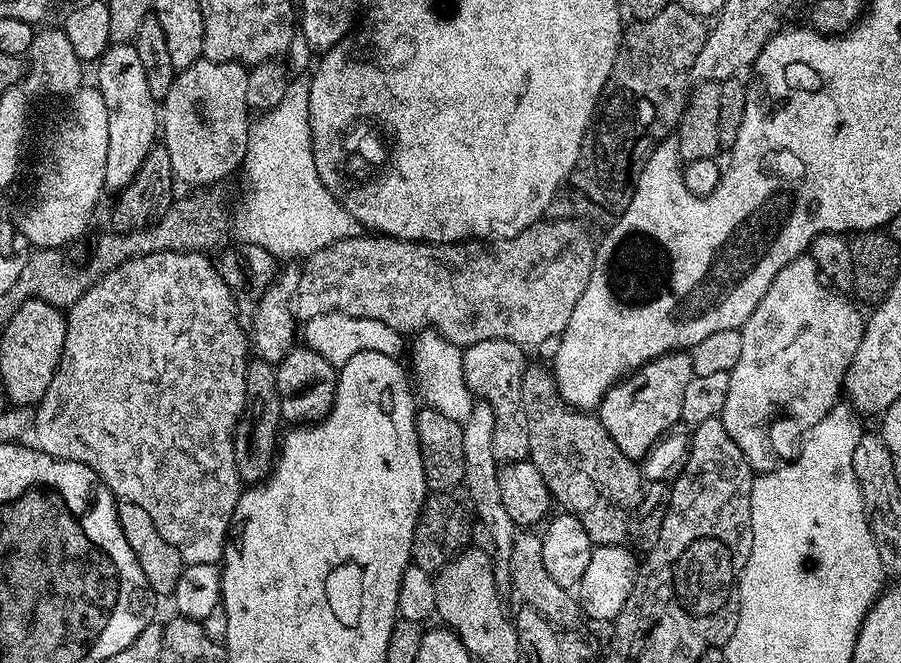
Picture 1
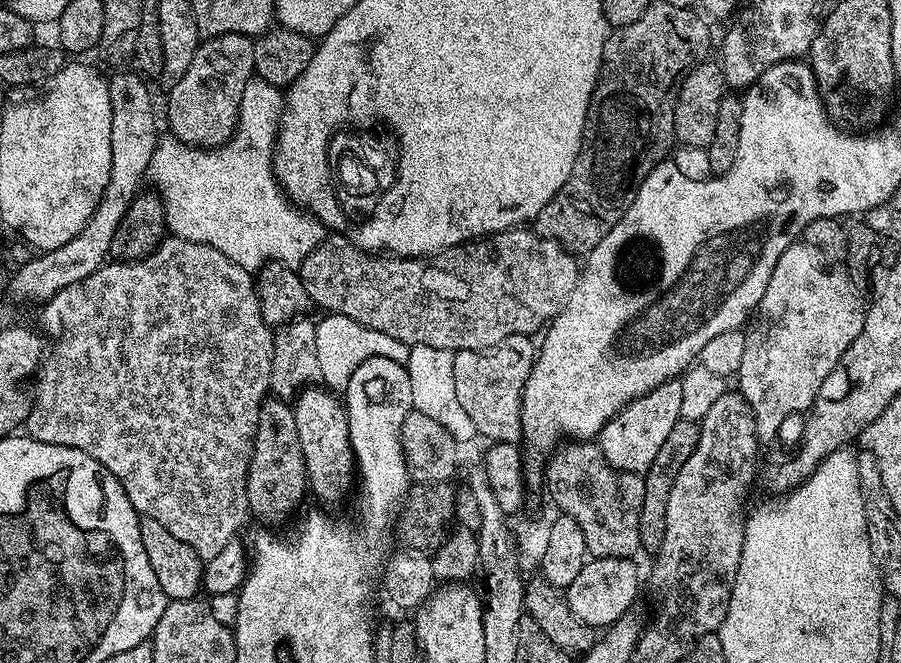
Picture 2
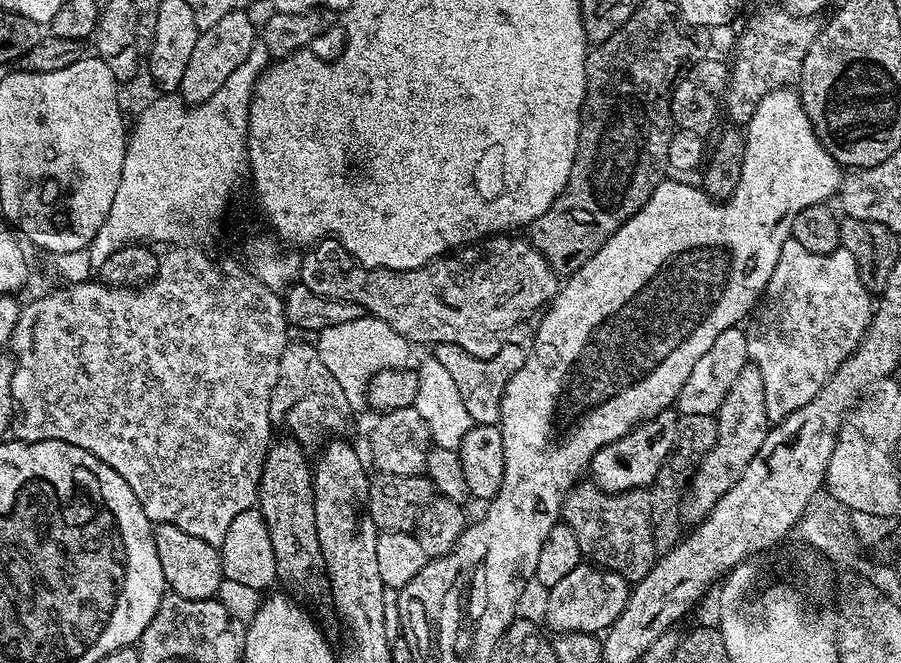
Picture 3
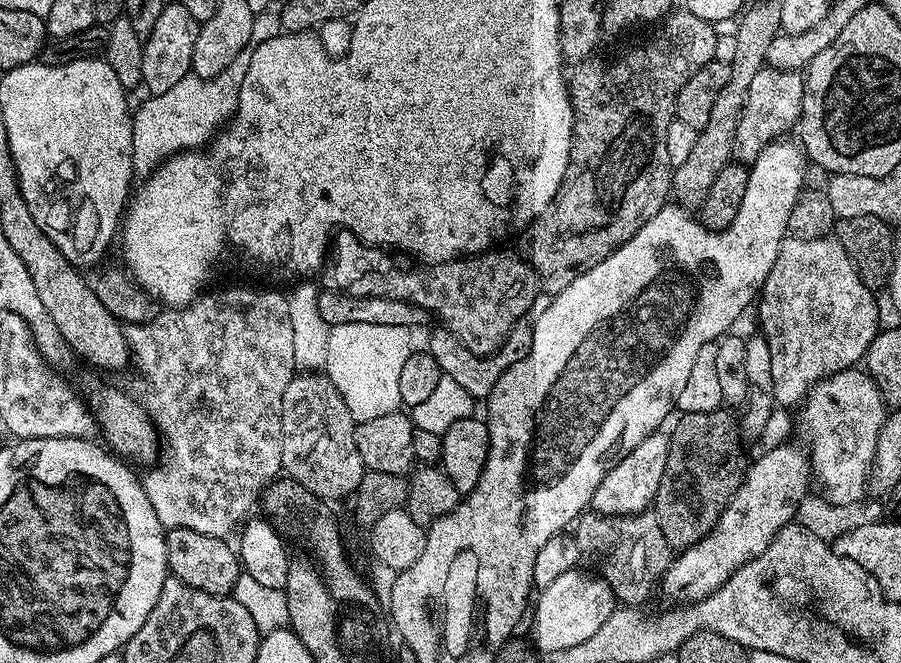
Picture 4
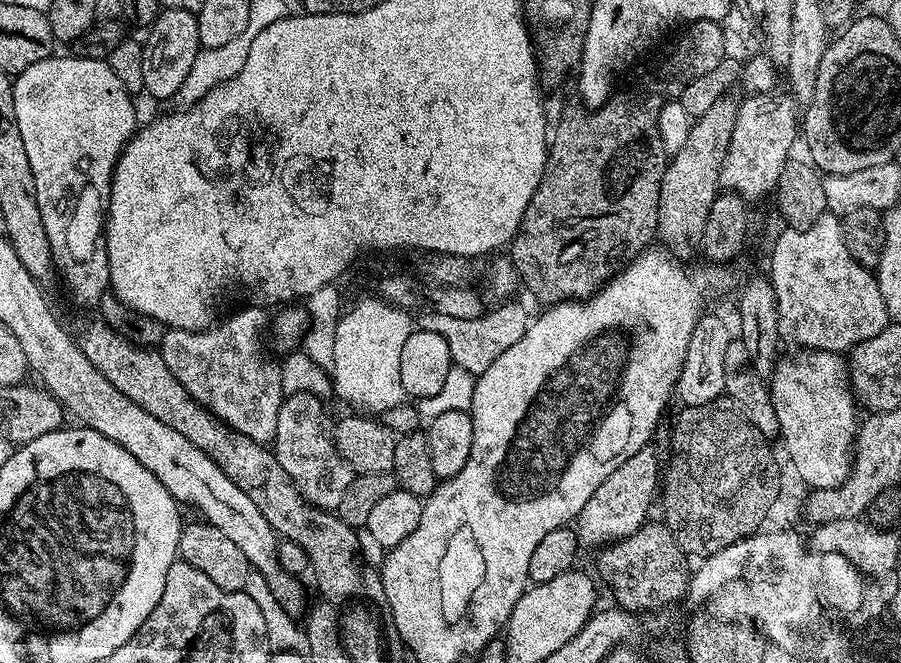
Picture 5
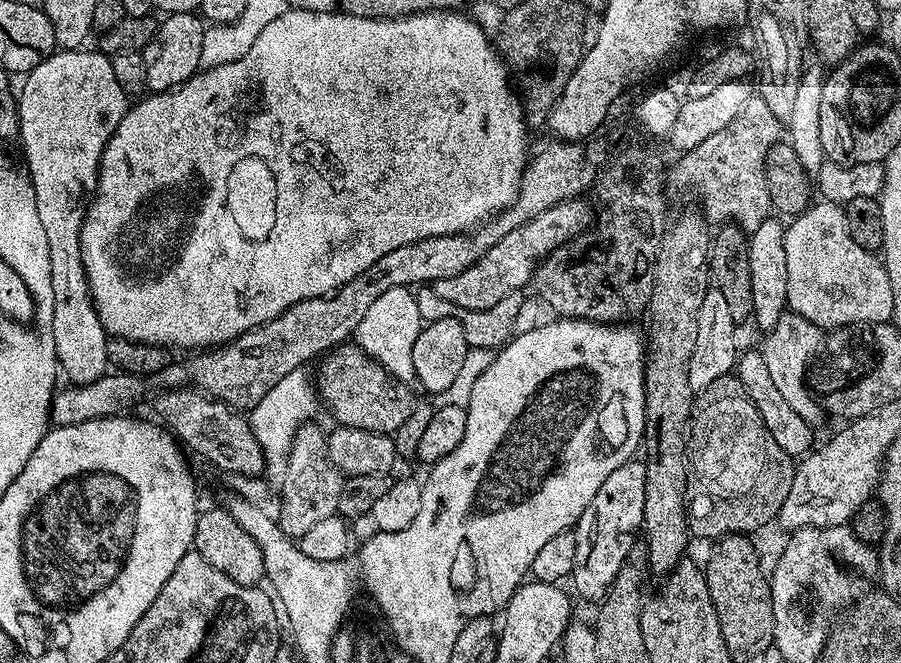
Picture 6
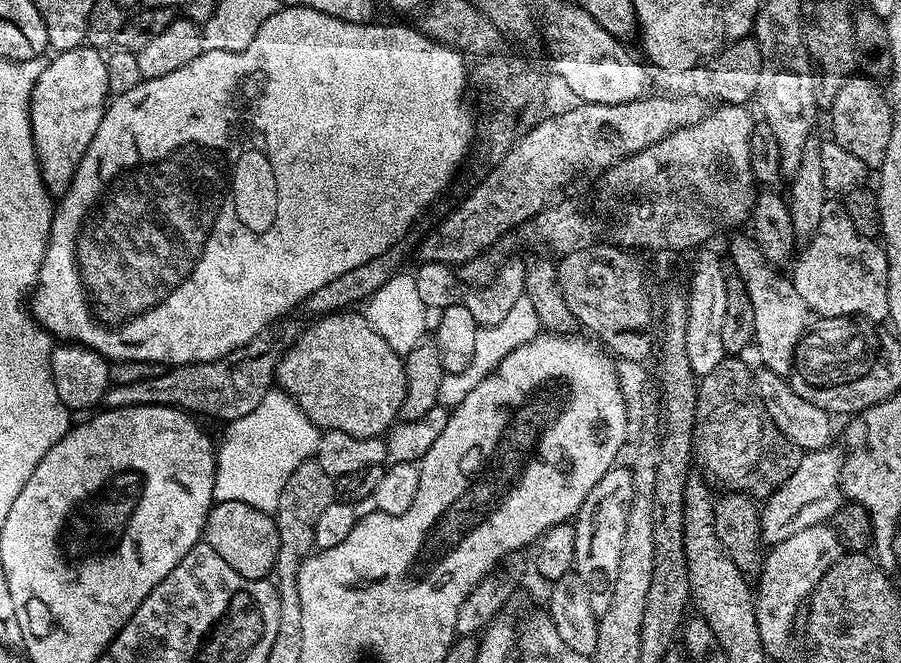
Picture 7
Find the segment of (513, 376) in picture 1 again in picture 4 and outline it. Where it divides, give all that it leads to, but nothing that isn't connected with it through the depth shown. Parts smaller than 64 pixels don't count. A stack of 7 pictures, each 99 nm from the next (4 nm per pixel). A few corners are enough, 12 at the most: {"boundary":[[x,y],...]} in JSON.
{"boundary":[[532,324],[514,325],[487,358],[466,350],[443,326],[426,350],[441,373],[473,398],[531,349]]}

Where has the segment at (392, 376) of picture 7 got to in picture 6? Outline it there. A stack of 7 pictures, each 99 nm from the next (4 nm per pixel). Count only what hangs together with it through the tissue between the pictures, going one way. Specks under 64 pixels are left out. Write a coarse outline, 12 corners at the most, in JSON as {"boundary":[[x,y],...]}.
{"boundary":[[355,343],[333,348],[314,387],[337,425],[394,434],[409,385]]}

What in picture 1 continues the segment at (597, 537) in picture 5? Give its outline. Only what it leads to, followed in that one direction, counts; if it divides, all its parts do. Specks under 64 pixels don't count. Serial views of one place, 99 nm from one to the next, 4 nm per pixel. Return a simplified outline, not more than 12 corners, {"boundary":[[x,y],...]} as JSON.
{"boundary":[[668,352],[625,376],[598,415],[643,461],[681,423],[691,355]]}

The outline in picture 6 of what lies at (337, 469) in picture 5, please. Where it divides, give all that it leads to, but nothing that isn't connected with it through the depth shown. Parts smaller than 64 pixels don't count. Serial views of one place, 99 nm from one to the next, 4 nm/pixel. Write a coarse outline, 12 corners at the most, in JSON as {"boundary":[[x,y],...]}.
{"boundary":[[325,429],[296,432],[280,488],[278,523],[302,537],[337,515],[345,477]]}

